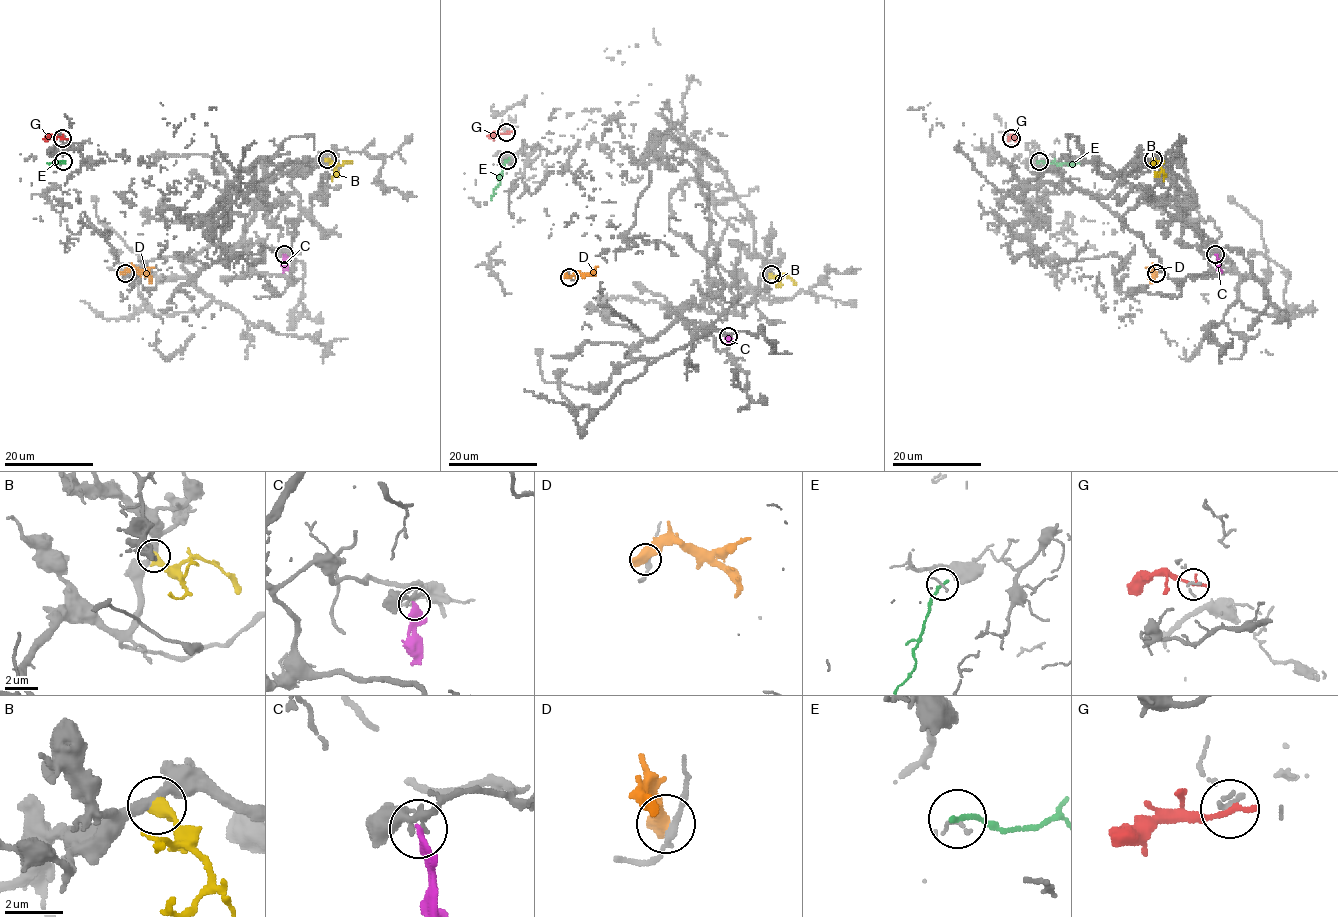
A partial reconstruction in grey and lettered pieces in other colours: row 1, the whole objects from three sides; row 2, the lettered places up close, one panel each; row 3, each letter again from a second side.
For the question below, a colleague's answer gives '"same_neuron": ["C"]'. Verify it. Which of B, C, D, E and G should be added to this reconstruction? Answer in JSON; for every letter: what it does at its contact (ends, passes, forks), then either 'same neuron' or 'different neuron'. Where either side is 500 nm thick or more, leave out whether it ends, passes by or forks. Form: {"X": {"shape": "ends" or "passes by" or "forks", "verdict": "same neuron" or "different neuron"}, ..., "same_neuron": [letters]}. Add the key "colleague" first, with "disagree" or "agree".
{"colleague": "disagree", "B": {"shape": "ends", "verdict": "different neuron"}, "C": {"shape": "ends", "verdict": "different neuron"}, "D": {"verdict": "different neuron"}, "E": {"shape": "ends", "verdict": "different neuron"}, "G": {"shape": "ends", "verdict": "different neuron"}, "same_neuron": []}

